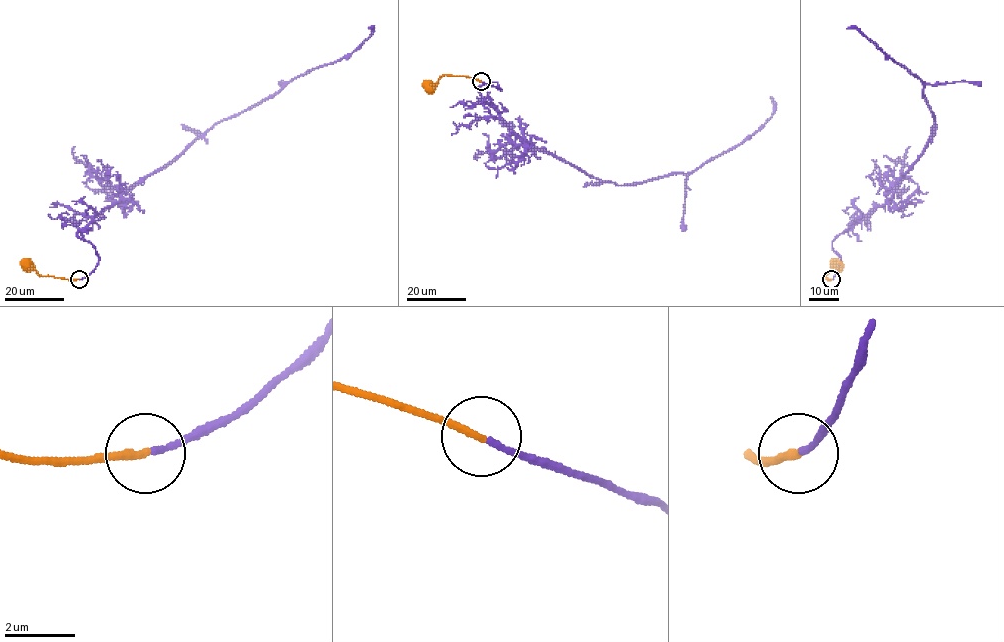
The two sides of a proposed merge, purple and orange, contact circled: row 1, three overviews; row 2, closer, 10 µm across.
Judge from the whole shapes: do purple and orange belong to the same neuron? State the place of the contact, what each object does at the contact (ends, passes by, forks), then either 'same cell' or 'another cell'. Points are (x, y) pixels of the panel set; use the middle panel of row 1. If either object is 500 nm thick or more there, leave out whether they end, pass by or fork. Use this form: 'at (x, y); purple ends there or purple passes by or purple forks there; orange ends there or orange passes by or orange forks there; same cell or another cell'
at (481, 81); purple ends there; orange ends there; same cell

